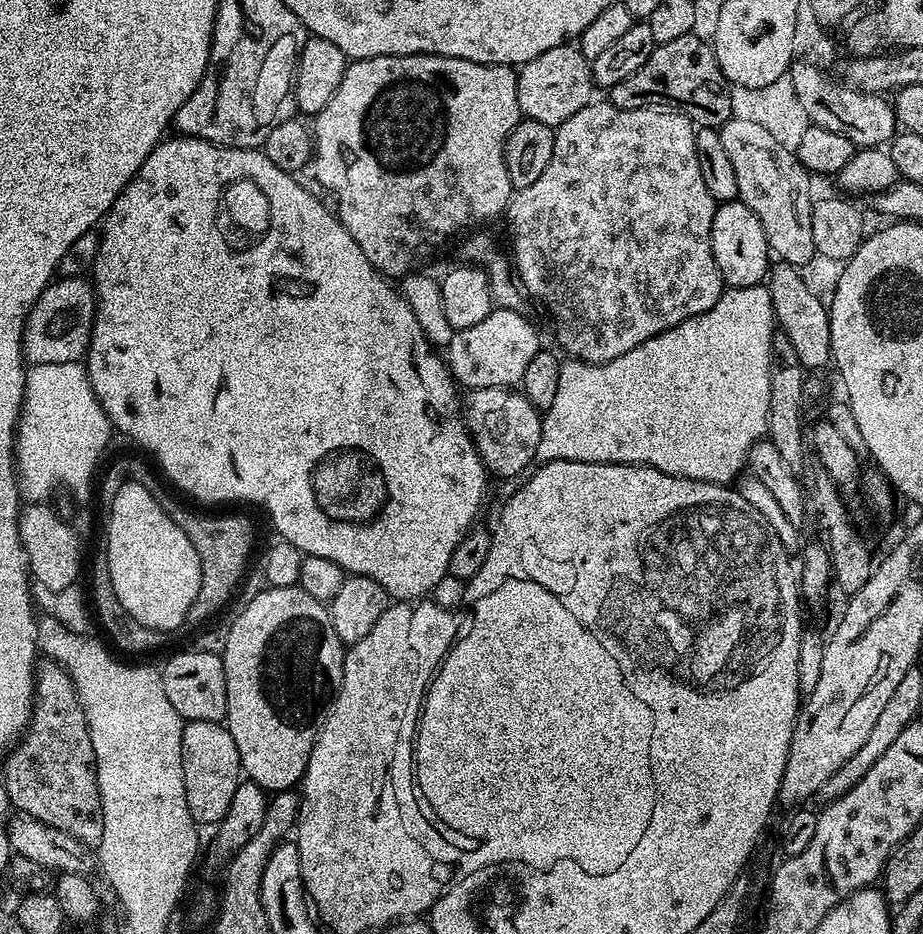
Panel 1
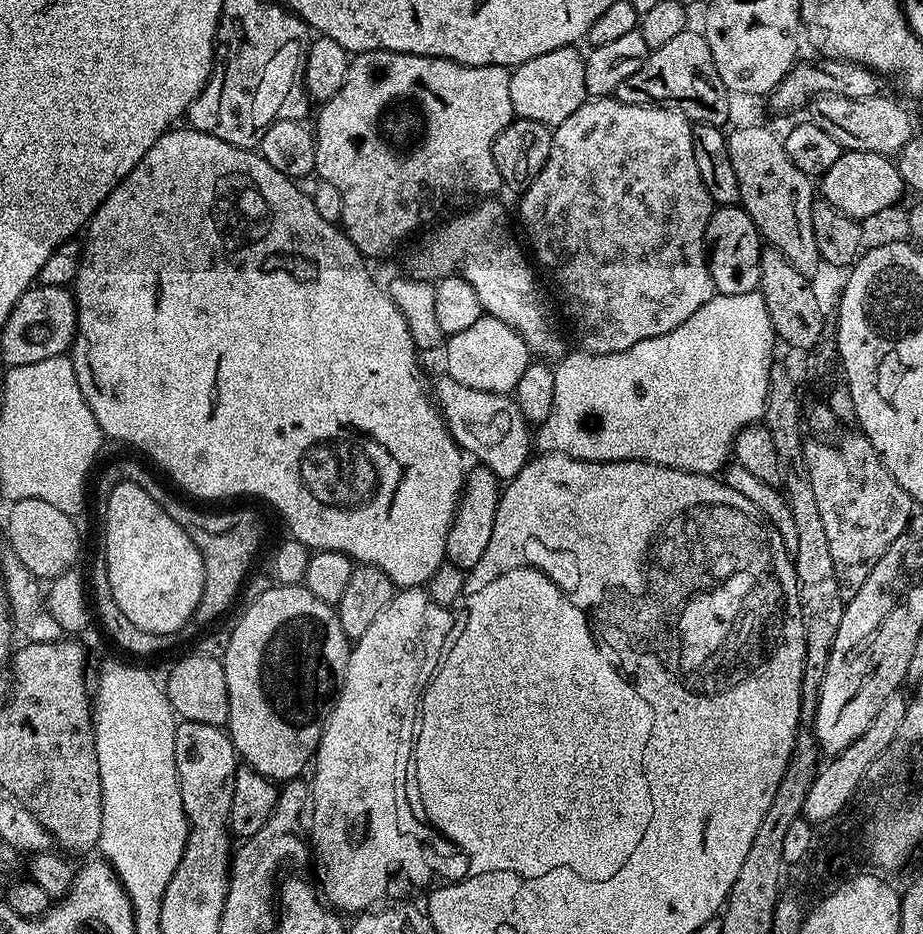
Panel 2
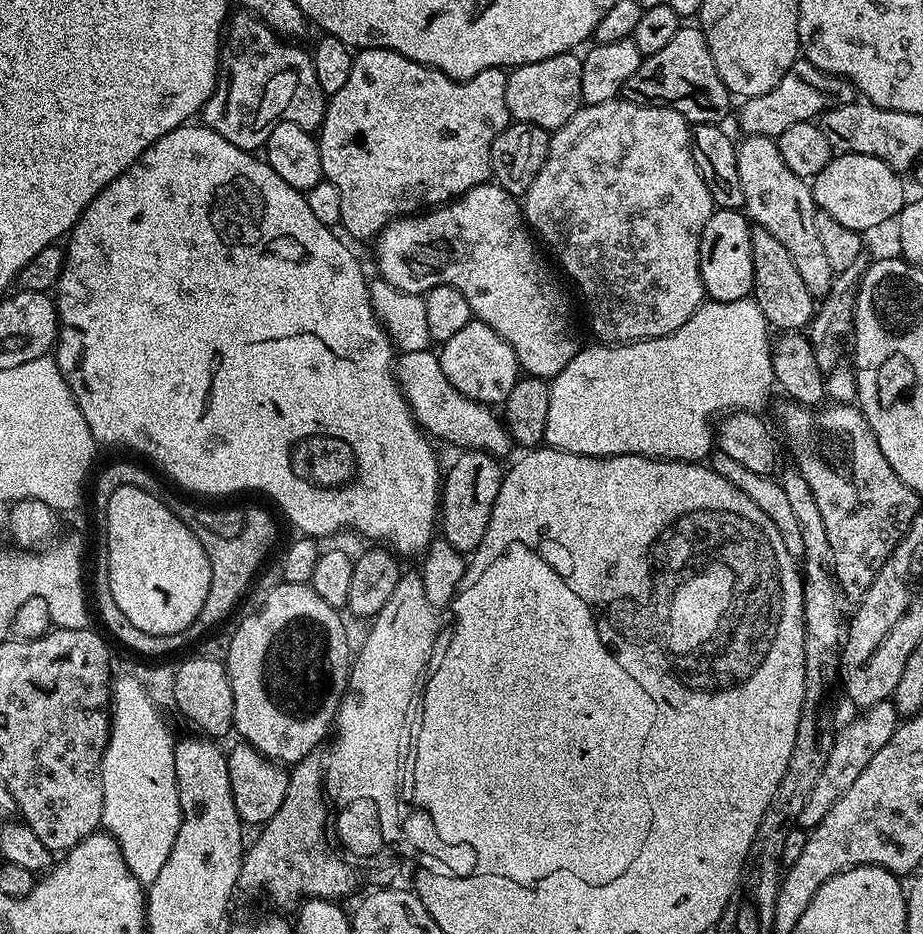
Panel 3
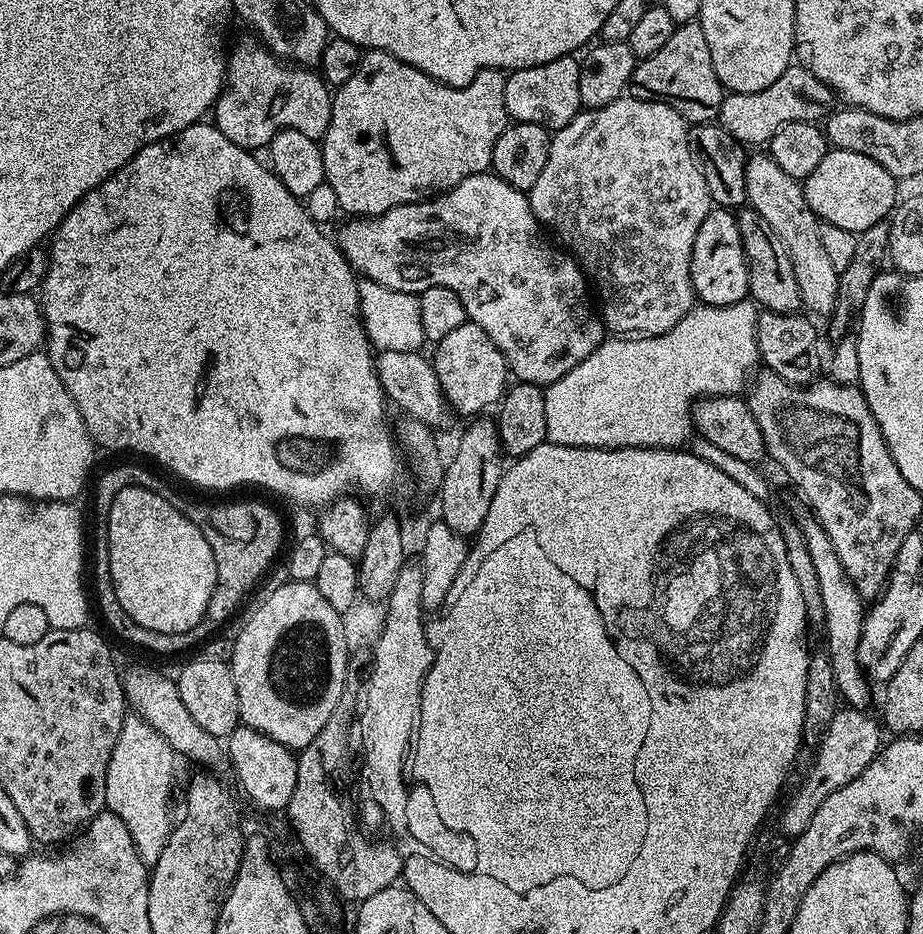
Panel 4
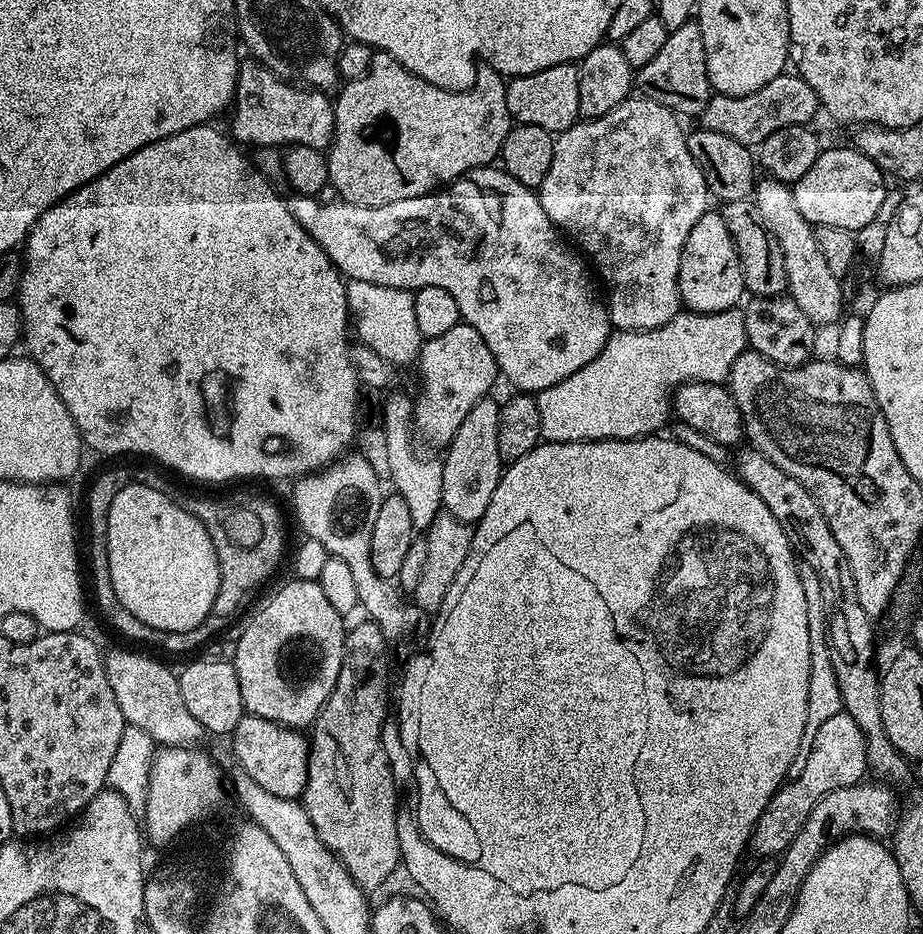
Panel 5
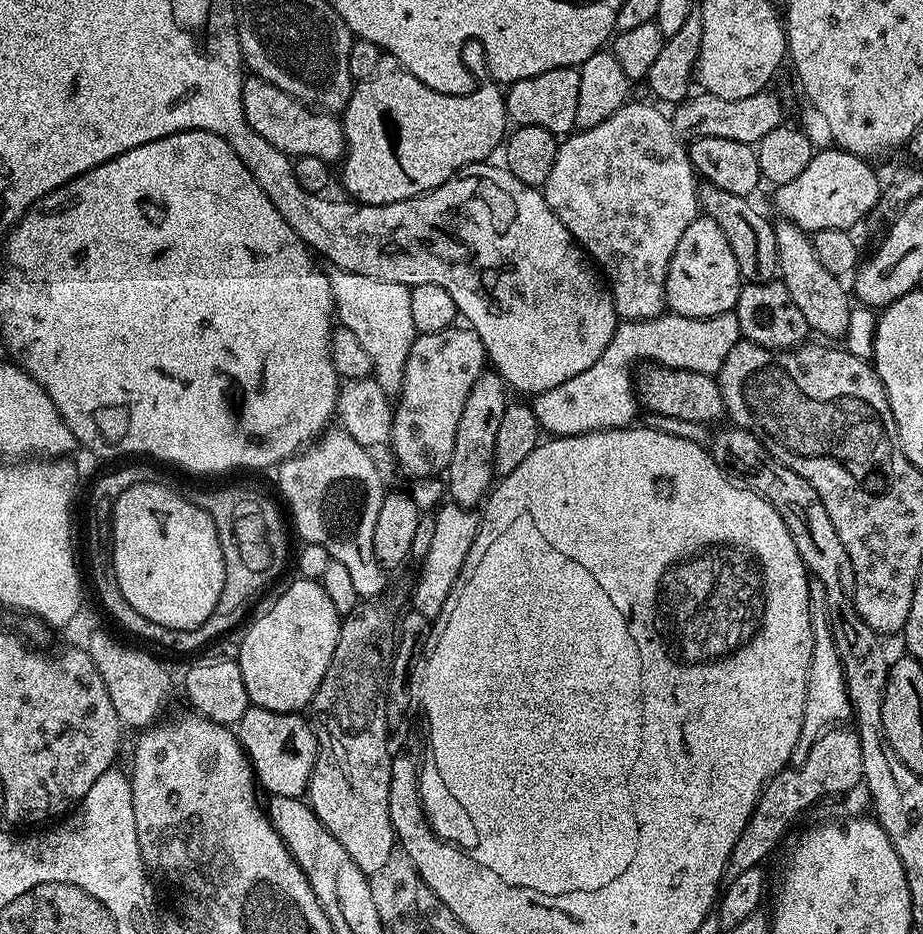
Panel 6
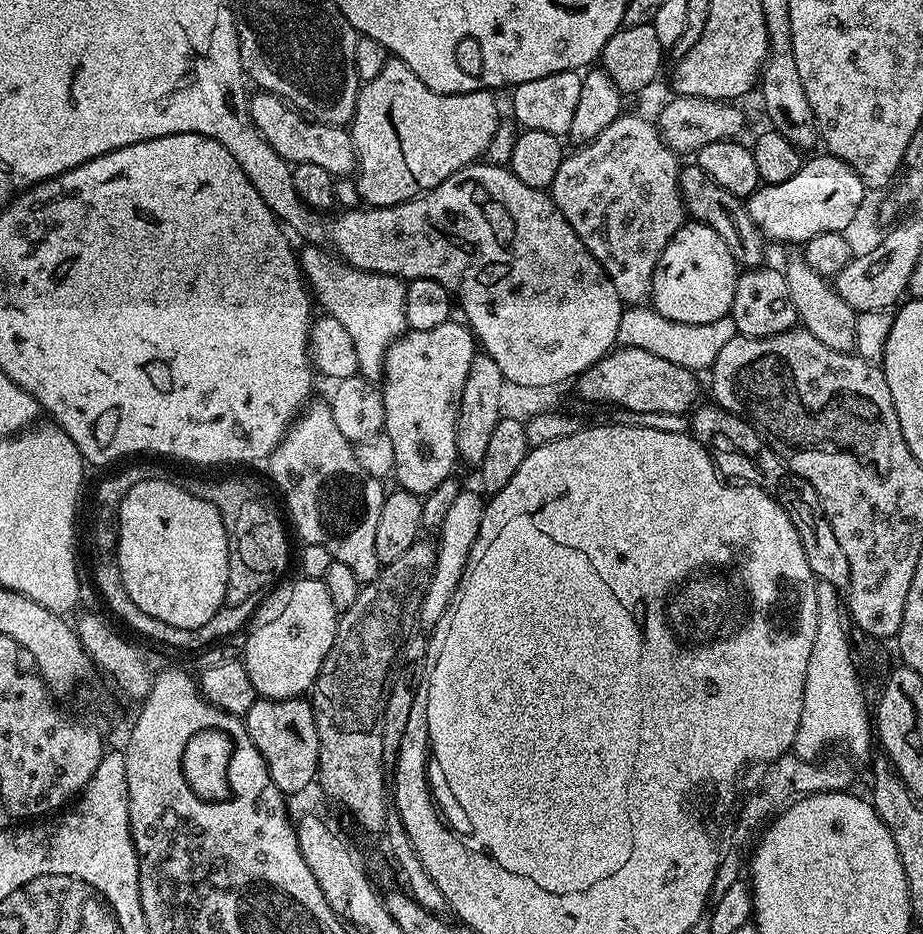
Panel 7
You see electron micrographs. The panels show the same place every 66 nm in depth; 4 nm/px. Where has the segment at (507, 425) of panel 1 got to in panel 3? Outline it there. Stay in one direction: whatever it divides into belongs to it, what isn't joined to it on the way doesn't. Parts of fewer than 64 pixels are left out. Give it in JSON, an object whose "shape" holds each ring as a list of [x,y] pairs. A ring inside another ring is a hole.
{"shape":[[[435,351],[405,352],[399,357],[395,369],[400,390],[408,399],[408,405],[416,415],[417,424],[429,437],[437,441],[445,440],[446,443],[458,448],[457,450],[476,449],[488,452],[495,458],[503,458],[508,451],[513,451],[512,437],[508,435],[503,419],[497,413],[495,416],[492,413],[495,411],[489,405],[466,398],[466,394],[454,390],[446,374],[442,374],[440,358]]]}

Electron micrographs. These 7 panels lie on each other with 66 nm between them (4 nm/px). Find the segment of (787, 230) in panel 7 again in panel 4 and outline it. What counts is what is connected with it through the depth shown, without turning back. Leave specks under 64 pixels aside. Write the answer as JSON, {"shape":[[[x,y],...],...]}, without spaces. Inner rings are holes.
{"shape":[[[832,148],[802,183],[806,202],[817,220],[842,226],[842,230],[857,234],[875,224],[885,223],[898,203],[896,177],[882,170],[874,158],[866,158],[866,154],[854,154],[854,150]]]}

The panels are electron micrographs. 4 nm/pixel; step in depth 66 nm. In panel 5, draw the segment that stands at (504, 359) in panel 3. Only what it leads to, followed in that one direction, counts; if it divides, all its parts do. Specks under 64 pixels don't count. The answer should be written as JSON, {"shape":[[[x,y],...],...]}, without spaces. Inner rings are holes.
{"shape":[[[461,323],[438,338],[424,340],[420,345],[418,365],[420,364],[420,397],[415,397],[412,406],[412,426],[415,435],[432,448],[447,449],[479,400],[492,391],[492,383],[498,380],[498,369],[490,346],[474,330],[474,326]]]}

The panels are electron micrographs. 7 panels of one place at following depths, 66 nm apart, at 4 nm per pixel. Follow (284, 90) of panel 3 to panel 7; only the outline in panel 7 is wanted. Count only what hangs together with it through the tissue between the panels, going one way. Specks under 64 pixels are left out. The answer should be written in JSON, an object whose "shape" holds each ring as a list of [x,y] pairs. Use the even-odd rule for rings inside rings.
{"shape":[[[257,91],[248,102],[248,113],[262,138],[281,158],[289,164],[313,164],[322,166],[332,177],[351,177],[356,171],[356,148],[352,144],[352,133],[347,127],[320,124],[309,120],[295,108],[284,103],[272,92]]]}

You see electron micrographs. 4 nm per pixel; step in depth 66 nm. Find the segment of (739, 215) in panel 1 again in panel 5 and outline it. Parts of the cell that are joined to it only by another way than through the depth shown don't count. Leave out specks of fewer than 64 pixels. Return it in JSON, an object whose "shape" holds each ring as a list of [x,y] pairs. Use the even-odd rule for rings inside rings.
{"shape":[[[706,211],[702,218],[698,218],[698,222],[694,222],[694,230],[690,230],[686,246],[682,246],[682,266],[678,266],[678,290],[681,305],[689,312],[721,312],[737,307],[741,303],[739,300],[745,299],[744,271],[740,265],[738,250],[719,211]]]}

